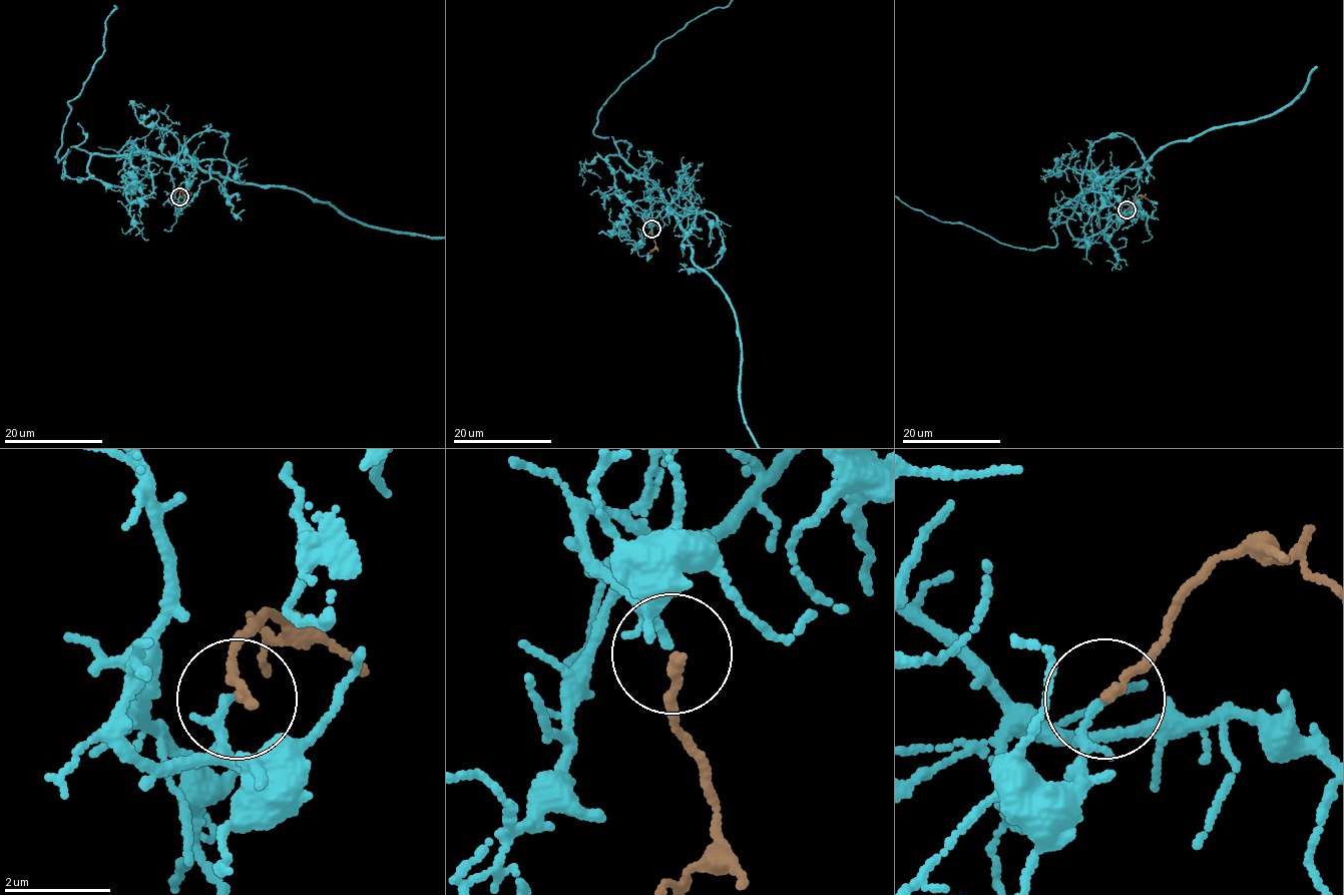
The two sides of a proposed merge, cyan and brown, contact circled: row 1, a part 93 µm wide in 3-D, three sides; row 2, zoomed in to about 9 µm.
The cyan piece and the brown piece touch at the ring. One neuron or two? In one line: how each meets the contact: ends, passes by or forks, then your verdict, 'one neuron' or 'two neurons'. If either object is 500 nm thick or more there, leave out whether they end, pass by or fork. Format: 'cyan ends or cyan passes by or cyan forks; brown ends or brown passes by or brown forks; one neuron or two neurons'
cyan passes by; brown ends; one neuron

